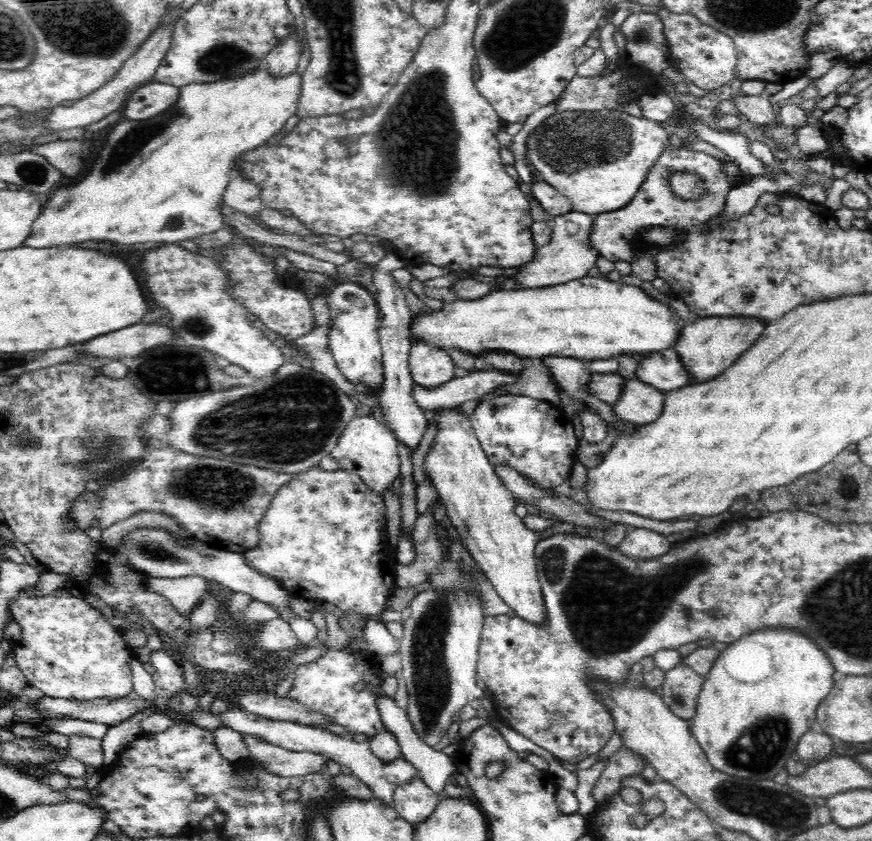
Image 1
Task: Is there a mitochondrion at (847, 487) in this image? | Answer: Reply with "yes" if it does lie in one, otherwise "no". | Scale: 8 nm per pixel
yes

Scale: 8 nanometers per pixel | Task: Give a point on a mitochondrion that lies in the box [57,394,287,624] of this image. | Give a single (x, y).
(221, 487)

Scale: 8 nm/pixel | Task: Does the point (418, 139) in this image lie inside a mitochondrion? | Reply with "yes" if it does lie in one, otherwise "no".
yes

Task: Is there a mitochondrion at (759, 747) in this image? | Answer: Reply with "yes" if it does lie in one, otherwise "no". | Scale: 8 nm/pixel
yes

